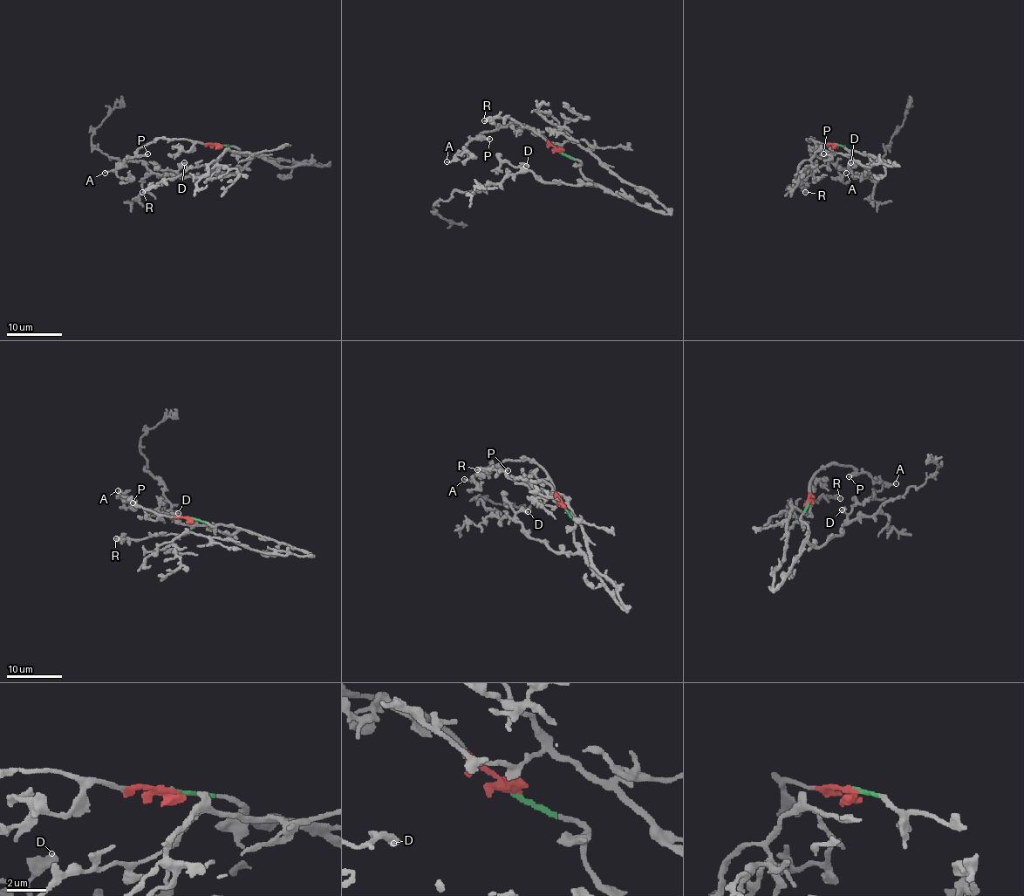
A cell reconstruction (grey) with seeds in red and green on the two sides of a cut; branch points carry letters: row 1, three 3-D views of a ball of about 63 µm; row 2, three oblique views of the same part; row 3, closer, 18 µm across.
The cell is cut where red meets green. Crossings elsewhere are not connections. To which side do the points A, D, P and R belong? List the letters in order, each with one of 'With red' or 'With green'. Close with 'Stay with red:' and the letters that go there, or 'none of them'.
A: With red
D: With green
P: With red
R: With green
Stay with red: A, P

